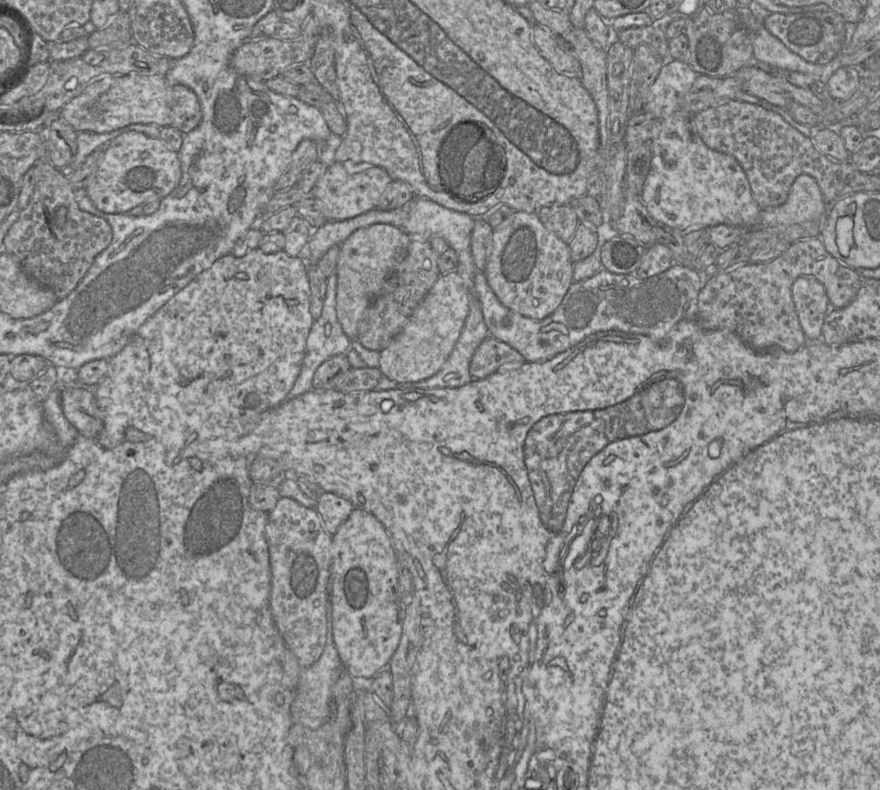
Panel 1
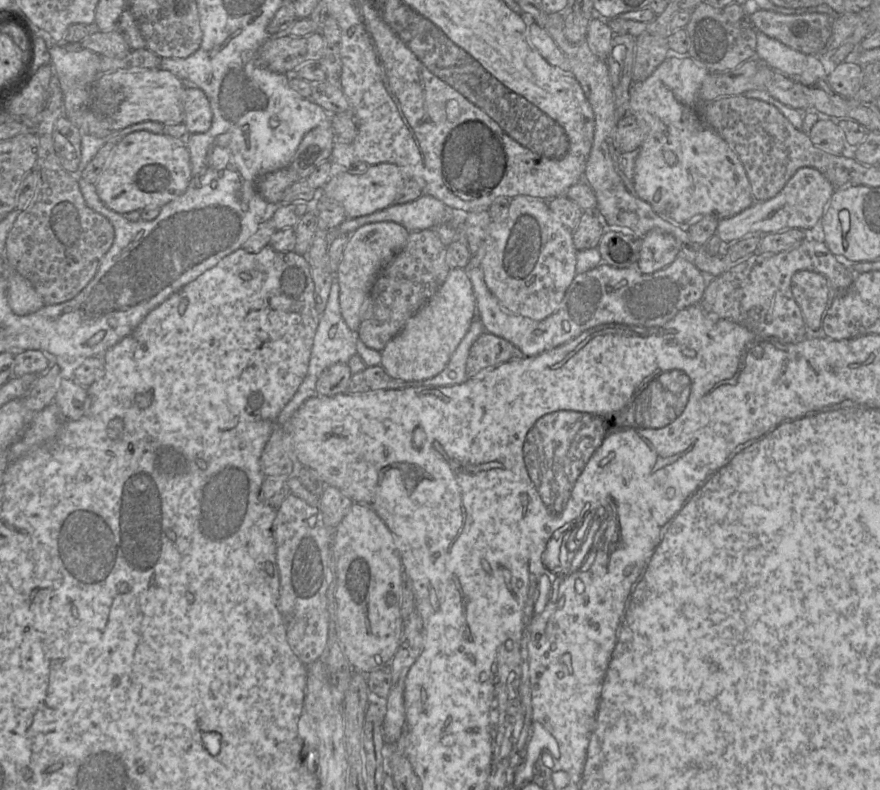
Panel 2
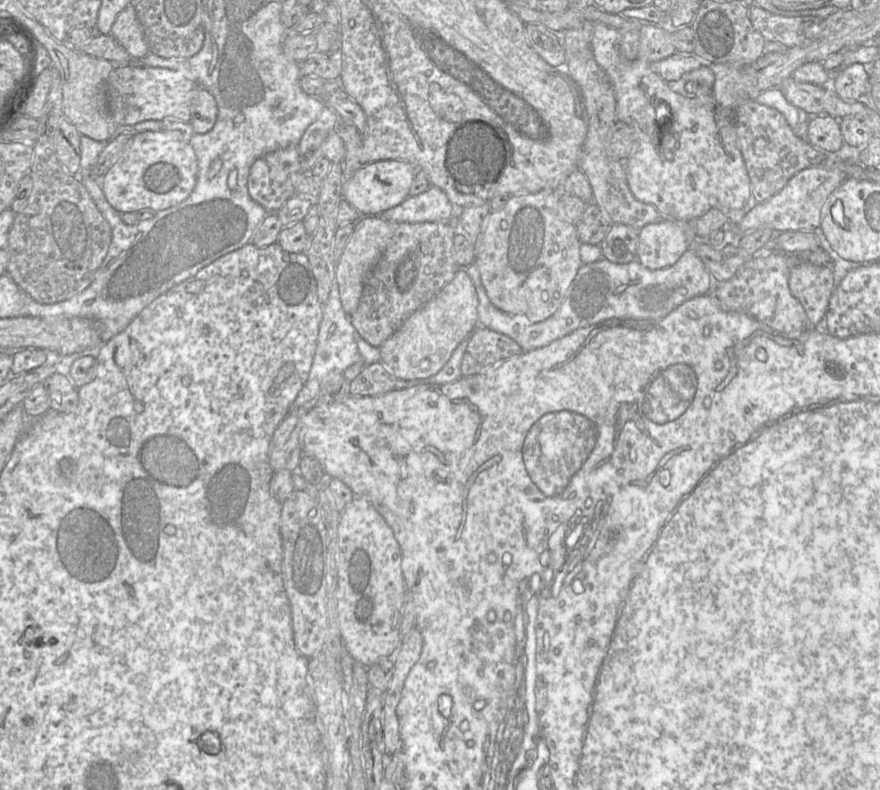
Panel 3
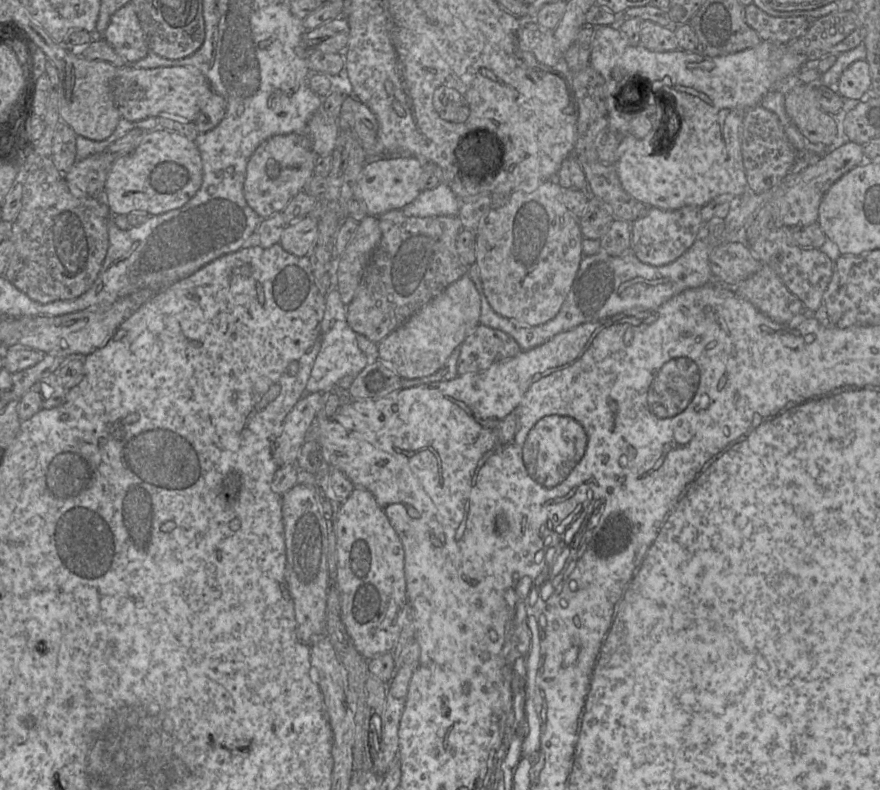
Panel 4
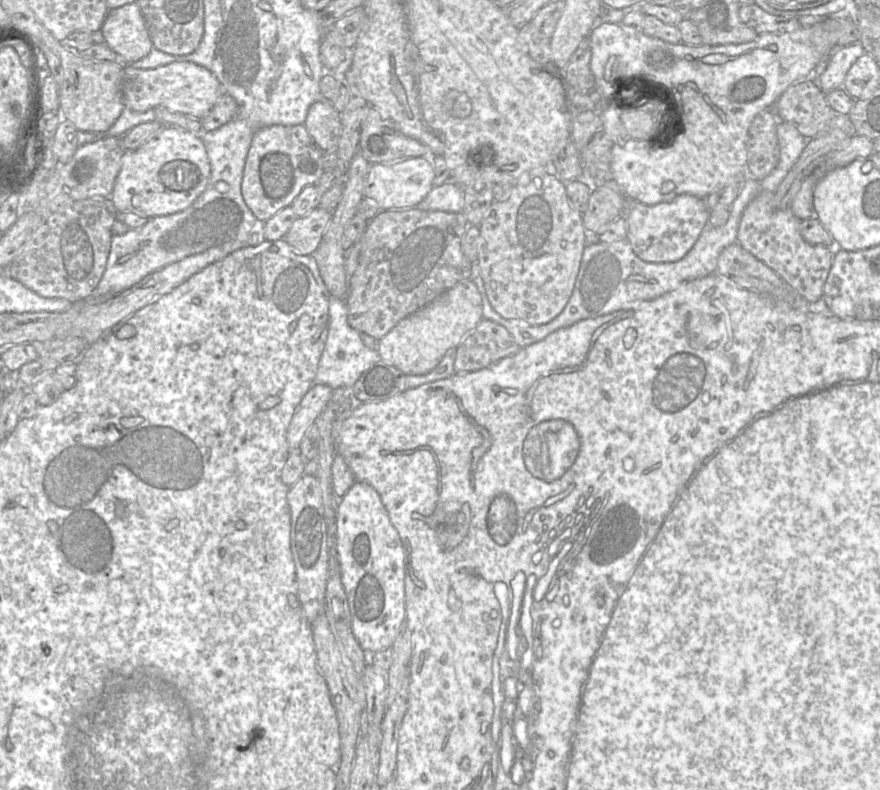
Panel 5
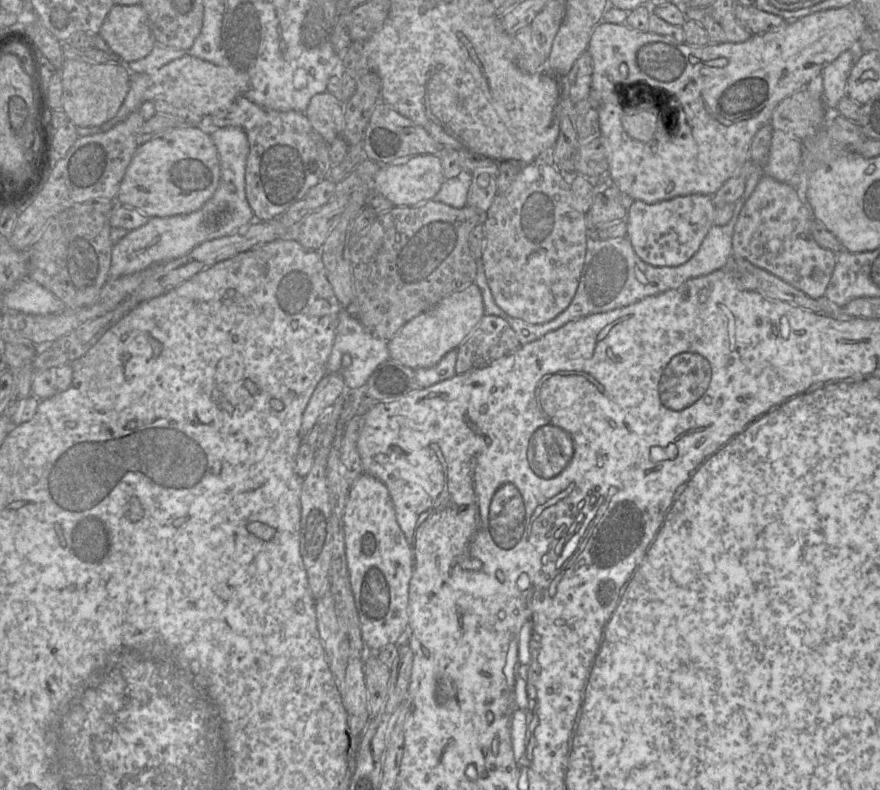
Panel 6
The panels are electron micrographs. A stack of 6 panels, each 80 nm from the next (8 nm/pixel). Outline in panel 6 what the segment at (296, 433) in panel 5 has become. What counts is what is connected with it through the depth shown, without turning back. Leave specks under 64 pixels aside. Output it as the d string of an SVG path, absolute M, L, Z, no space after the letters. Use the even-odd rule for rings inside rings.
M339 373L326 374L315 387L302 416L301 435L304 438L329 411L347 387Z

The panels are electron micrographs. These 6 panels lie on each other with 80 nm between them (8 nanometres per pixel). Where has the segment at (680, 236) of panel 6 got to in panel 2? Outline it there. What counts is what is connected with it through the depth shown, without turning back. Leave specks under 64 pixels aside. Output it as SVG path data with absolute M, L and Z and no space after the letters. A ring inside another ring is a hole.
M651 230L641 238L636 267L644 274L656 272L670 265L679 252L680 246L672 235Z

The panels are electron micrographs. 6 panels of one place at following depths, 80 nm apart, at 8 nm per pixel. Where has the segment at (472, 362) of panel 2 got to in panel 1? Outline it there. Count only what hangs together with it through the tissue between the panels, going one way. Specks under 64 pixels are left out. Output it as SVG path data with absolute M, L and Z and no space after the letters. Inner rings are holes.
M489 335L475 350L469 370L473 379L483 379L501 367L523 362L525 359L517 350Z

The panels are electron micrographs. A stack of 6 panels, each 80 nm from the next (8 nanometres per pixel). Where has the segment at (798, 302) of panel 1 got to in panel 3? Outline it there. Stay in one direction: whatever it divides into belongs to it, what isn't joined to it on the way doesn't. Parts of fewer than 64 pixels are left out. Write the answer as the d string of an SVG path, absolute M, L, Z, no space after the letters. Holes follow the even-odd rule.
M801 262L791 269L788 285L804 307L810 325L822 326L824 330L825 314L835 288L833 269Z

